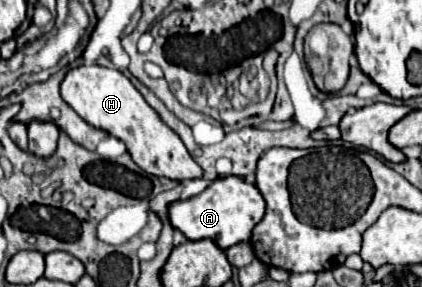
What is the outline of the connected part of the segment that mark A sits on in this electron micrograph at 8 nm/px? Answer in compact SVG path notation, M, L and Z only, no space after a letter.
M220 177L210 183L200 195L190 199L180 199L168 205L170 225L182 231L190 241L212 239L220 249L228 249L236 243L250 241L254 225L264 217L264 197L256 185L248 185L242 177Z

